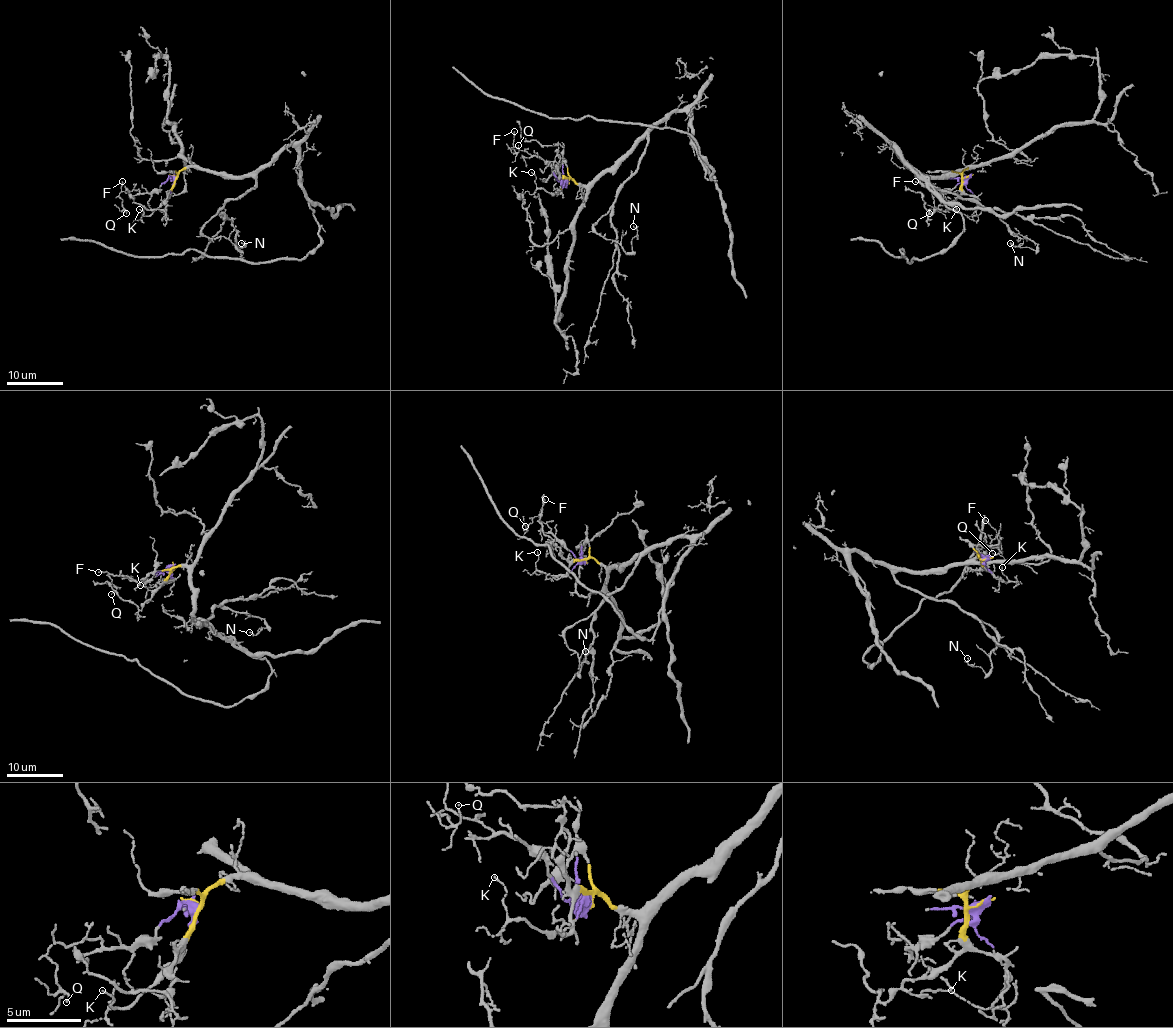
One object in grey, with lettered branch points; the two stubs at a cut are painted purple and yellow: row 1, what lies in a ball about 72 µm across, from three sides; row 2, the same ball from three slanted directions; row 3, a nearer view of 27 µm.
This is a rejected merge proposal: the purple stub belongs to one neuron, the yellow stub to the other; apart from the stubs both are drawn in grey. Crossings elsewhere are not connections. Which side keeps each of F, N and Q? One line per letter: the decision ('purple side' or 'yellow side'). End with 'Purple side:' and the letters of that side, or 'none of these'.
F: purple side
N: yellow side
Q: purple side
Purple side: F, Q

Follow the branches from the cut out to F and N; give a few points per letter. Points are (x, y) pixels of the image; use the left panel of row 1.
F: (174, 177), (150, 193), (133, 190), (125, 193), (121, 190), (122, 181)
N: (174, 176), (191, 167), (251, 176), (254, 187), (230, 198), (202, 229), (240, 250), (241, 243)

